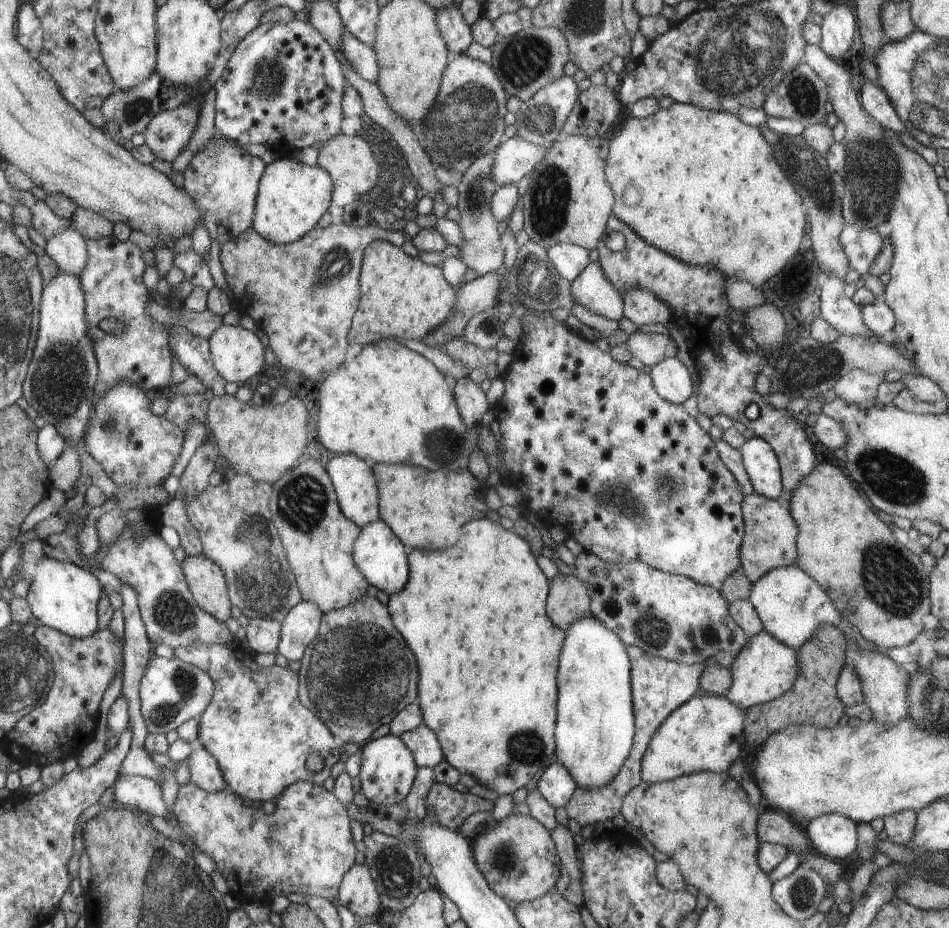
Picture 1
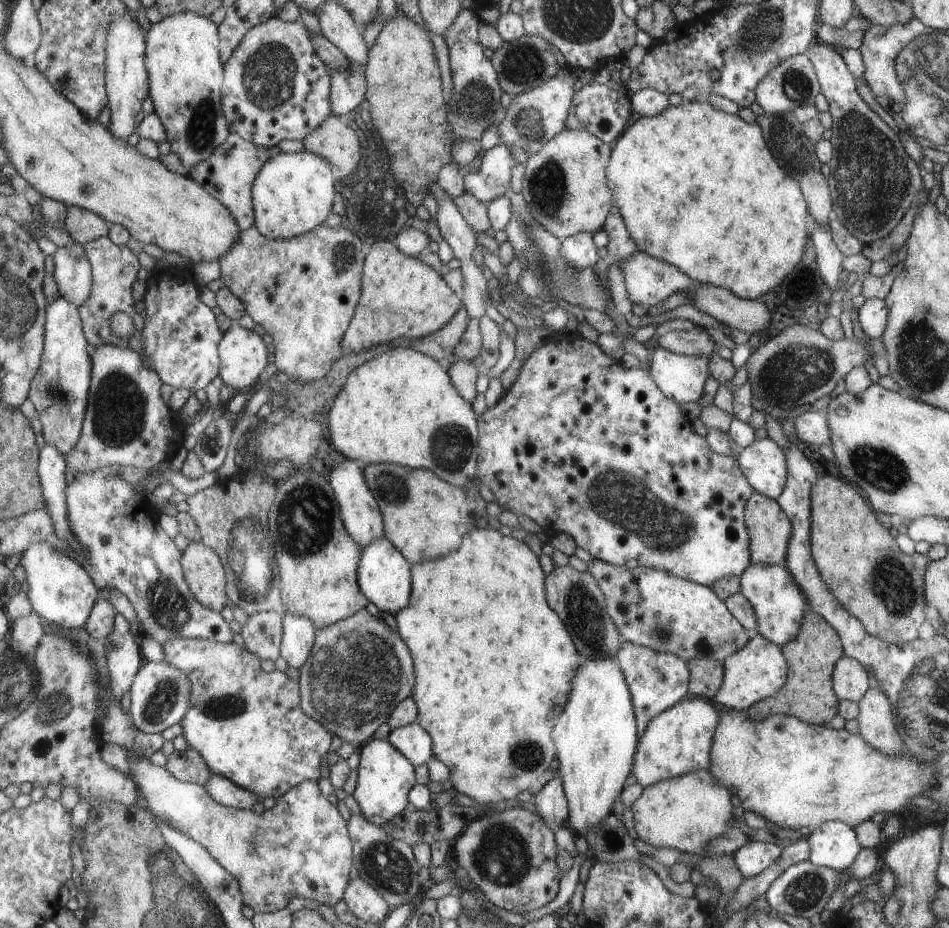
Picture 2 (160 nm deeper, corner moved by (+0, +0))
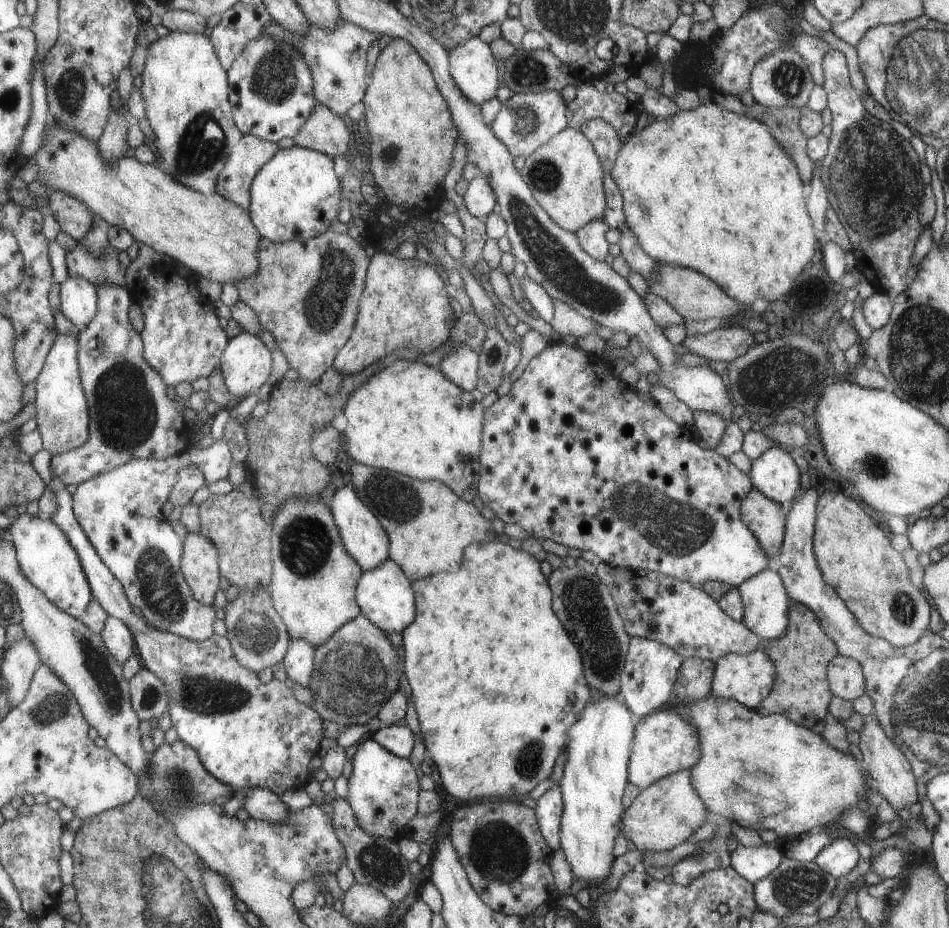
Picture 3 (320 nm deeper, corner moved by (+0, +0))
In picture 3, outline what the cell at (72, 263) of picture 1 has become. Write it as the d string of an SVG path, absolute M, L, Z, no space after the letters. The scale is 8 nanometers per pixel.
M68 274L61 284L61 312L79 330L89 326L98 313L97 287L88 279Z

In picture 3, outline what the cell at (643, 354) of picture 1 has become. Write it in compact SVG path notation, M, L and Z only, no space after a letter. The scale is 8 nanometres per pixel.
M730 325L703 335L685 336L680 344L704 359L729 362L754 346L755 341L751 331L738 325Z

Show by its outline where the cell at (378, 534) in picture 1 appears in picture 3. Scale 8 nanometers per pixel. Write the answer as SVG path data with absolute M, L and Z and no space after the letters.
M390 558L373 571L362 574L358 584L358 603L363 609L363 613L387 634L389 632L401 634L415 620L416 604L414 603L413 582Z

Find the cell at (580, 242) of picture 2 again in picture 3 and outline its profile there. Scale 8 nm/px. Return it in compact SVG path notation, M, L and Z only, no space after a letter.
M599 217L590 220L589 223L579 227L574 235L577 237L578 245L596 261L608 260L606 254L609 243L605 239L607 232L607 223Z

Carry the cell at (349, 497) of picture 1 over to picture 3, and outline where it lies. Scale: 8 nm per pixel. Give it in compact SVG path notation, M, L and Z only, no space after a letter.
M347 484L345 488L337 490L331 501L330 509L341 531L347 550L351 556L355 557L365 573L373 571L386 562L389 558L389 537L386 528L381 526L377 516L363 504L363 500L355 492L353 484Z

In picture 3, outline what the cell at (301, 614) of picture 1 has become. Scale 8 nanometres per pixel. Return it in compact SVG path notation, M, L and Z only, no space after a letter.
M292 638L290 650L282 662L293 682L309 688L316 667L316 648L308 640Z

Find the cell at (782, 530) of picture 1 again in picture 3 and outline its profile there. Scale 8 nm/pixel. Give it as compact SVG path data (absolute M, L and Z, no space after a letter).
M752 488L738 509L742 523L754 533L764 553L769 558L775 556L785 536L785 507Z

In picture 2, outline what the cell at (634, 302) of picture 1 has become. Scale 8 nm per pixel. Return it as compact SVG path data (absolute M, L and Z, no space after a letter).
M637 251L635 254L631 254L619 266L621 266L620 270L623 272L625 278L625 292L628 300L631 302L629 303L630 306L632 304L640 305L647 313L651 308L661 305L674 292L706 285L682 274L675 266L659 261L643 252Z

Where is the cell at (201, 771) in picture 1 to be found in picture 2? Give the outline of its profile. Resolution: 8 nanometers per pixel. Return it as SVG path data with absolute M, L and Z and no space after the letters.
M213 770L205 788L216 802L229 807L252 810L253 806L262 800L259 796L255 796L255 792L237 786L229 778L219 776Z

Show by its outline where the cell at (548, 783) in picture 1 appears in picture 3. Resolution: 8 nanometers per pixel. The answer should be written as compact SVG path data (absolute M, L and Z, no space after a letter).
M558 786L549 788L536 799L538 827L552 851L561 847L562 806L562 793Z

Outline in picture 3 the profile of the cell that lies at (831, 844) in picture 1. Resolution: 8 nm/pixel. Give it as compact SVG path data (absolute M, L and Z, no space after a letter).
M835 838L826 847L823 847L812 860L817 866L833 878L845 876L855 864L859 856L855 846L848 839Z

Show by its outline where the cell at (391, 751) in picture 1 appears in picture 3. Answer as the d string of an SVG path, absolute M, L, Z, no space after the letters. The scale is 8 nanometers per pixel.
M371 737L361 741L359 752L353 758L346 799L356 812L359 824L368 833L397 841L401 837L401 828L414 818L417 794L417 774L408 759L397 758Z

